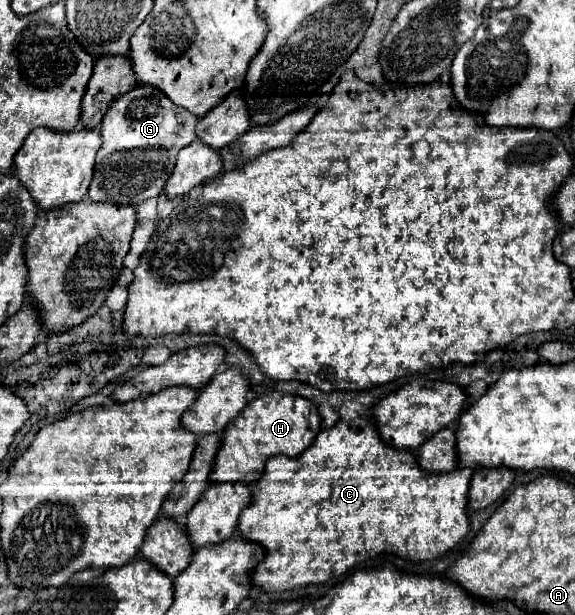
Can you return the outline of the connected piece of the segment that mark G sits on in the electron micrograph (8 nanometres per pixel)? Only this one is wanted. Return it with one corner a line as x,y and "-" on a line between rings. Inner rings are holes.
138,85
126,95
122,95
118,101
110,105
100,125
102,145
96,155
96,169
94,169
90,189
88,189
88,201
112,201
116,205
140,205
146,199
158,197
176,165
178,151
196,139
196,133
194,133
196,121
198,119
190,111
174,105
160,89

